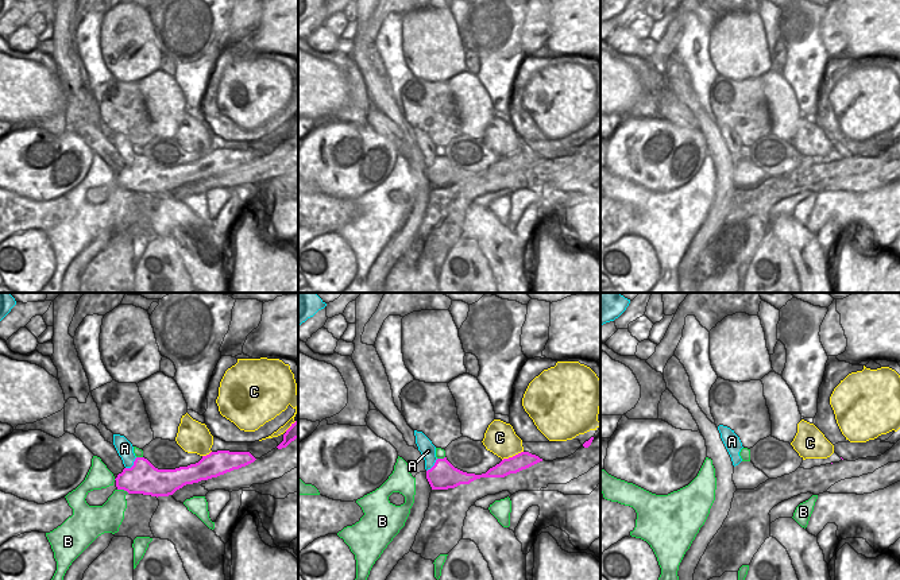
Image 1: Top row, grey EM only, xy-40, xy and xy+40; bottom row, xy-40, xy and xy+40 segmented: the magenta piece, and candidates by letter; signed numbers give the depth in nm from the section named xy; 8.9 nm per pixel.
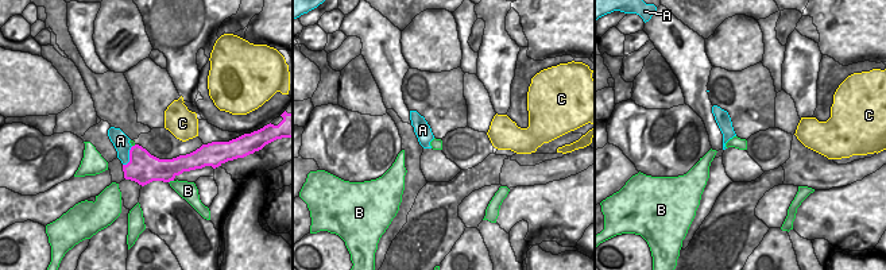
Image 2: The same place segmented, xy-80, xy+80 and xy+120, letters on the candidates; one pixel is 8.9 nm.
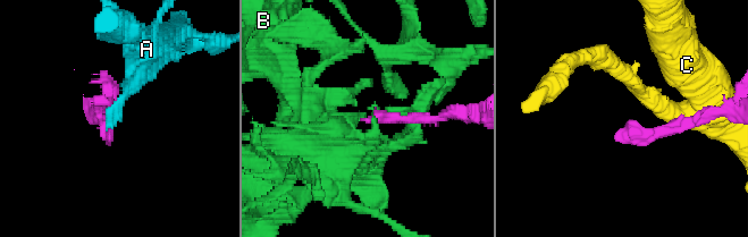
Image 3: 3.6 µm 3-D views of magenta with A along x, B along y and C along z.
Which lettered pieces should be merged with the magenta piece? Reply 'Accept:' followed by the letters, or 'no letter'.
Accept: no letter

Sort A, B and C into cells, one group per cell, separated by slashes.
A / B / C

